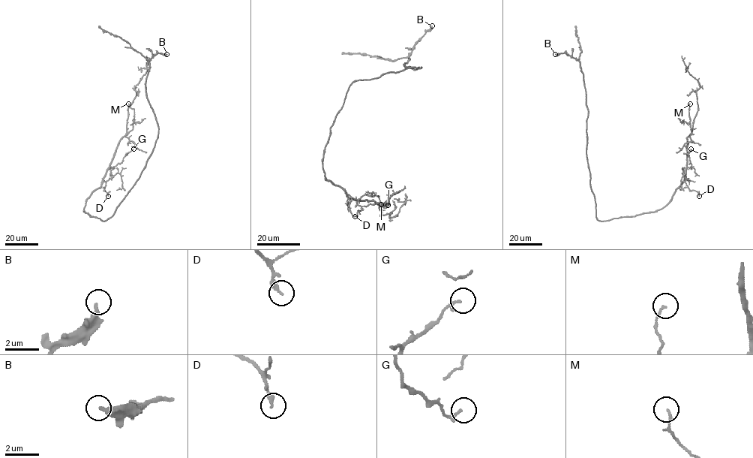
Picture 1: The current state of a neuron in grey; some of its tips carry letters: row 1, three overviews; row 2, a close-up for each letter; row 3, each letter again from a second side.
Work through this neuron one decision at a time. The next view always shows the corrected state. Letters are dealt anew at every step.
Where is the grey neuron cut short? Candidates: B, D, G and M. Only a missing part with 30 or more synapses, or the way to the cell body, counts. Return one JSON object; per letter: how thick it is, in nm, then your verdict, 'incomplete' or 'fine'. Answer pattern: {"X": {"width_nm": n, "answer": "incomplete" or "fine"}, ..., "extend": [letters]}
{"B": {"width_nm": 300, "answer": "incomplete"}, "D": {"width_nm": 260, "answer": "fine"}, "G": {"width_nm": 140, "answer": "fine"}, "M": {"width_nm": 110, "answer": "fine"}, "extend": ["B"]}

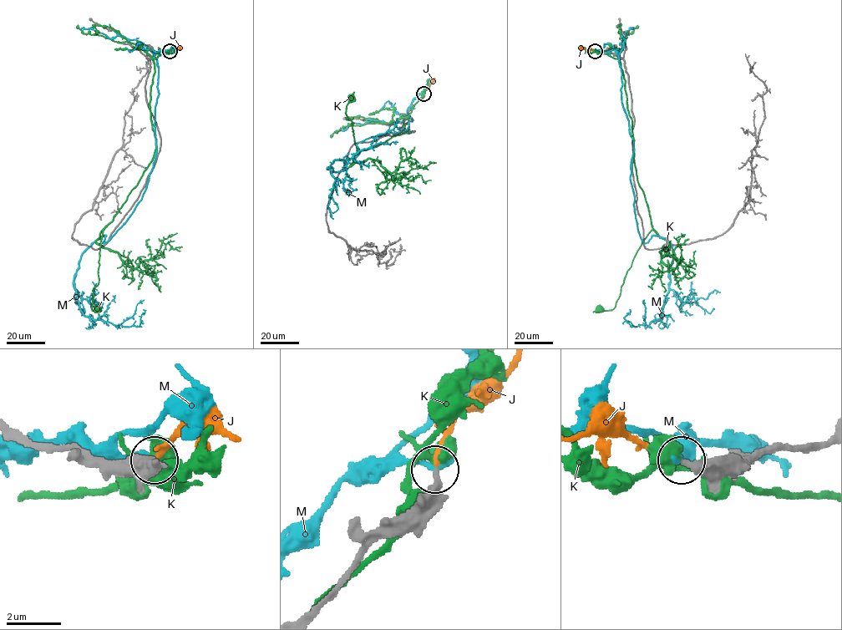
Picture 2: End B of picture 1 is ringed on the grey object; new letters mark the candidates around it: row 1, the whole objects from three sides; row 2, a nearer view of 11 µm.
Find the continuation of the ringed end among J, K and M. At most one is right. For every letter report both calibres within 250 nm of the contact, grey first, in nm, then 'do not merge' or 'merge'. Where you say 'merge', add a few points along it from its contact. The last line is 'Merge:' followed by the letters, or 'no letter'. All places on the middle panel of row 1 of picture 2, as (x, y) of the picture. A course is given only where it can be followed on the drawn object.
J: 320 nm thick on the grey side, 190 nm on the other; merge; it runs (423, 93), (434, 78)
K: 300 nm thick on the grey side, 360 nm on the other; do not merge
M: 320 nm thick on the grey side, 180 nm on the other; do not merge
Merge: J

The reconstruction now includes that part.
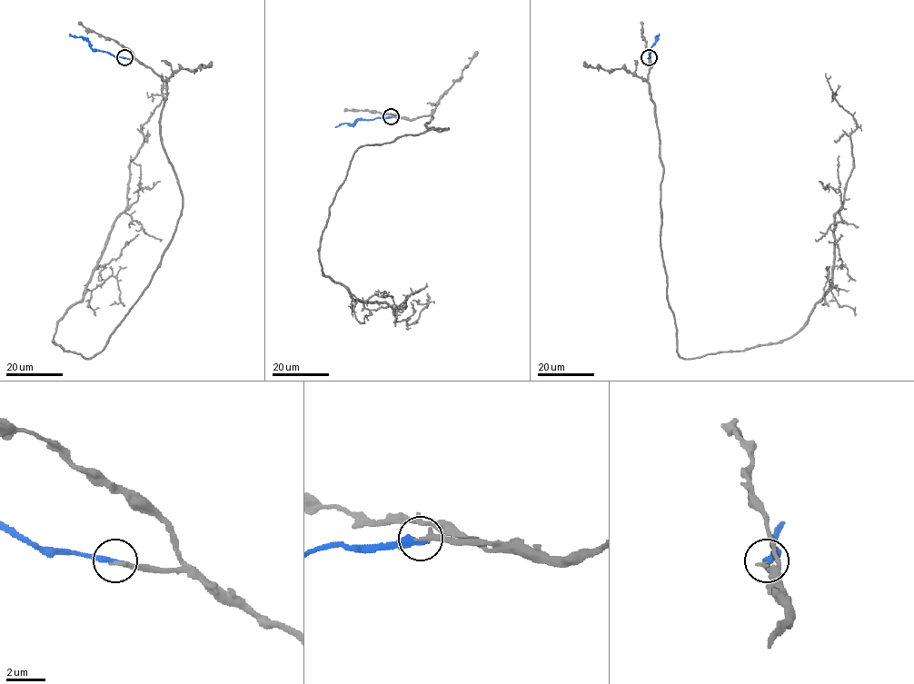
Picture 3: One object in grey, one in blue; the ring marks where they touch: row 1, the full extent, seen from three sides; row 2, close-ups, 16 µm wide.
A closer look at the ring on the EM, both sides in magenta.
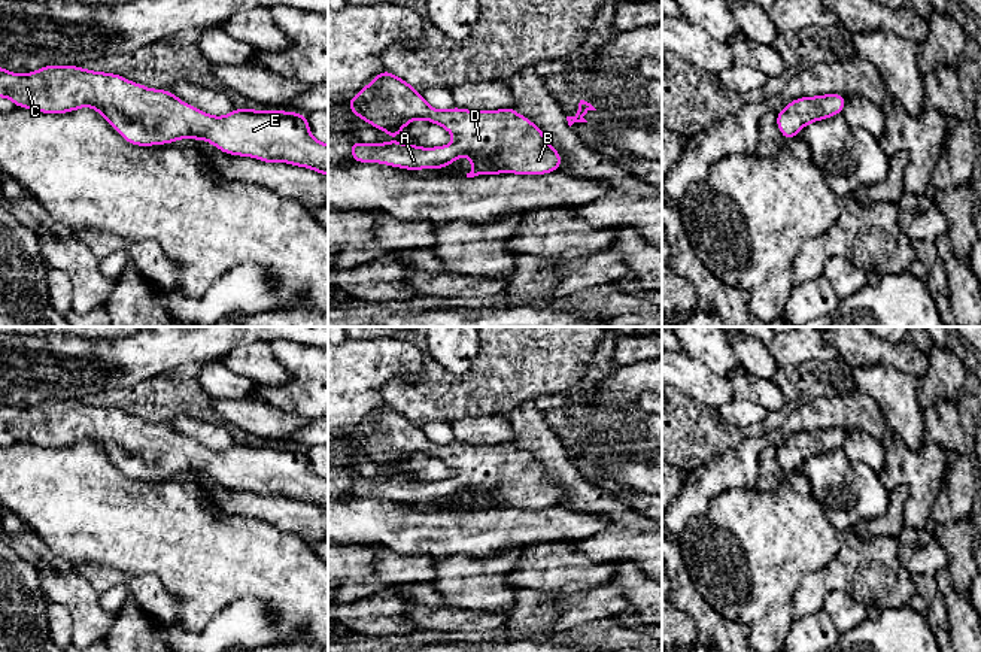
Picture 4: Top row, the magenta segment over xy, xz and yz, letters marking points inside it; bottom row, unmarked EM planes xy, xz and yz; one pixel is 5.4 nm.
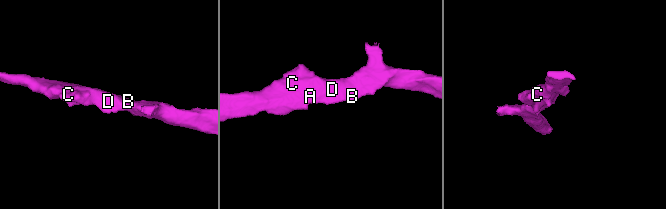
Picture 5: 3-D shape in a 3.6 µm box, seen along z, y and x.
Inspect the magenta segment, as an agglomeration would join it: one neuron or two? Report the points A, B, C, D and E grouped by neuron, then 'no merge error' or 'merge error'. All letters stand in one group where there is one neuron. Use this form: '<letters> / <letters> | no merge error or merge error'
A B C D E | no merge error

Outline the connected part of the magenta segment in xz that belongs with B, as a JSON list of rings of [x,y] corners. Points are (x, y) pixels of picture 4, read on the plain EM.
[[[388,404],[379,407],[356,431],[350,433],[347,442],[358,452],[389,467],[392,471],[397,471],[413,454],[426,454],[438,458],[455,470],[453,477],[437,482],[419,482],[409,477],[368,479],[350,476],[355,497],[383,497],[407,504],[419,504],[443,503],[458,491],[471,491],[473,504],[467,507],[467,512],[496,507],[546,509],[559,504],[562,498],[562,491],[547,477],[544,467],[529,452],[517,449],[514,442],[502,445],[464,445],[455,440],[450,445],[437,445],[410,418]]]

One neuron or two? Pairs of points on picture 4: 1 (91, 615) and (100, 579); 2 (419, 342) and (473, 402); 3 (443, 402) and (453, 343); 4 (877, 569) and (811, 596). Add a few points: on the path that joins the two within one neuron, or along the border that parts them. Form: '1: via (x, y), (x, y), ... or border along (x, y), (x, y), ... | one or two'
1: border along (75, 572), (84, 576), (99, 593) | two
2: via (427, 358), (427, 363), (456, 393) | one
3: border along (427, 343), (455, 373), (479, 354) | two
4: via (860, 569), (828, 579) | one

